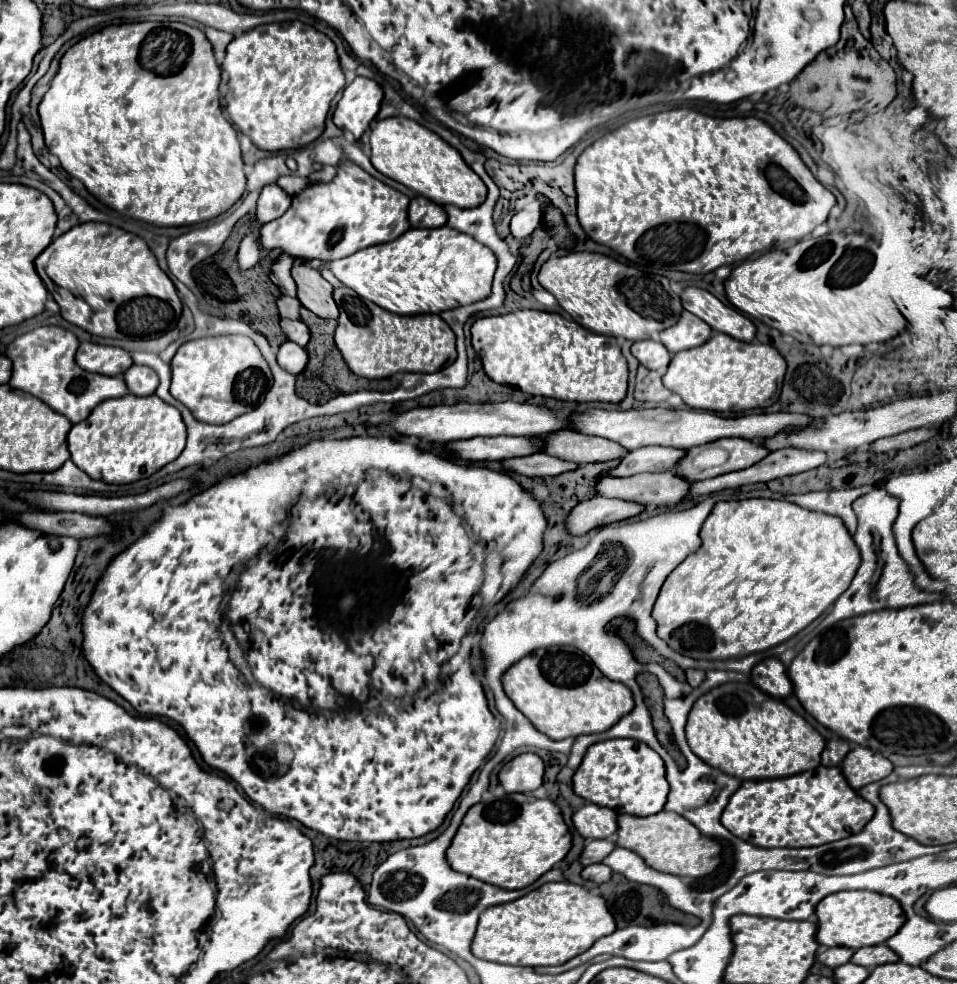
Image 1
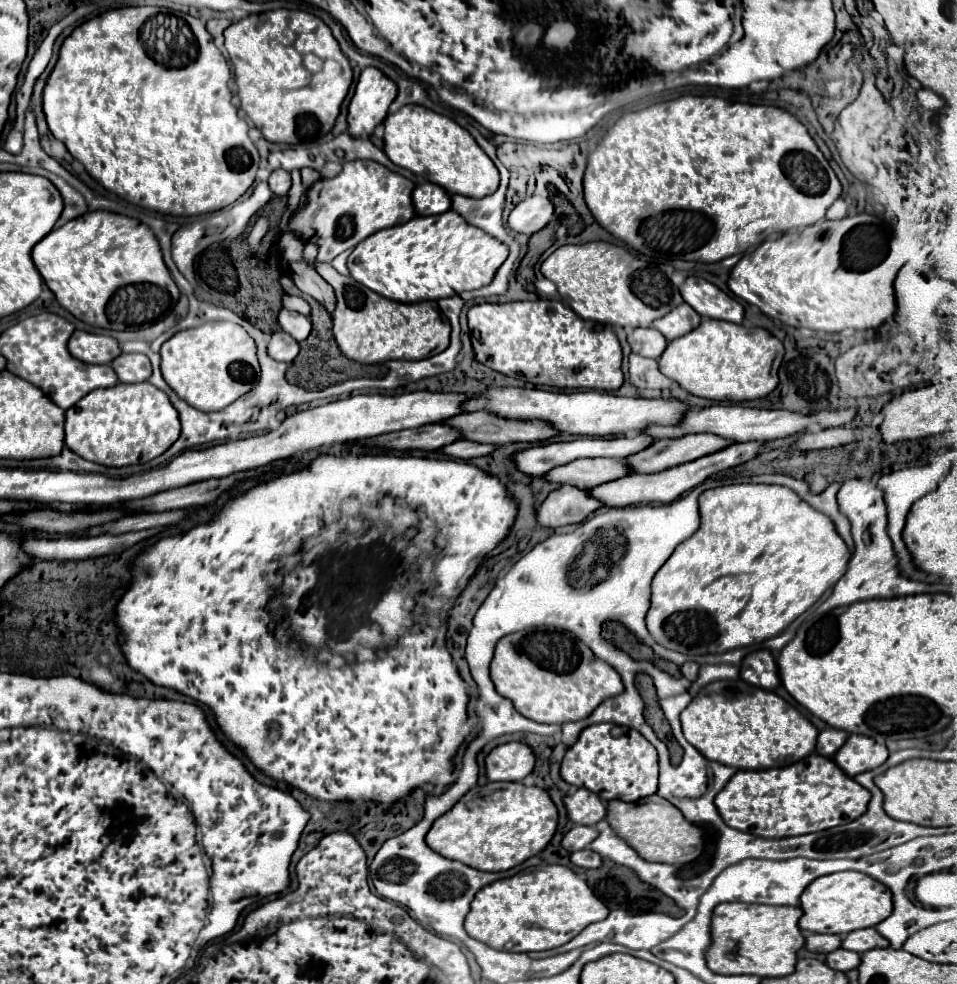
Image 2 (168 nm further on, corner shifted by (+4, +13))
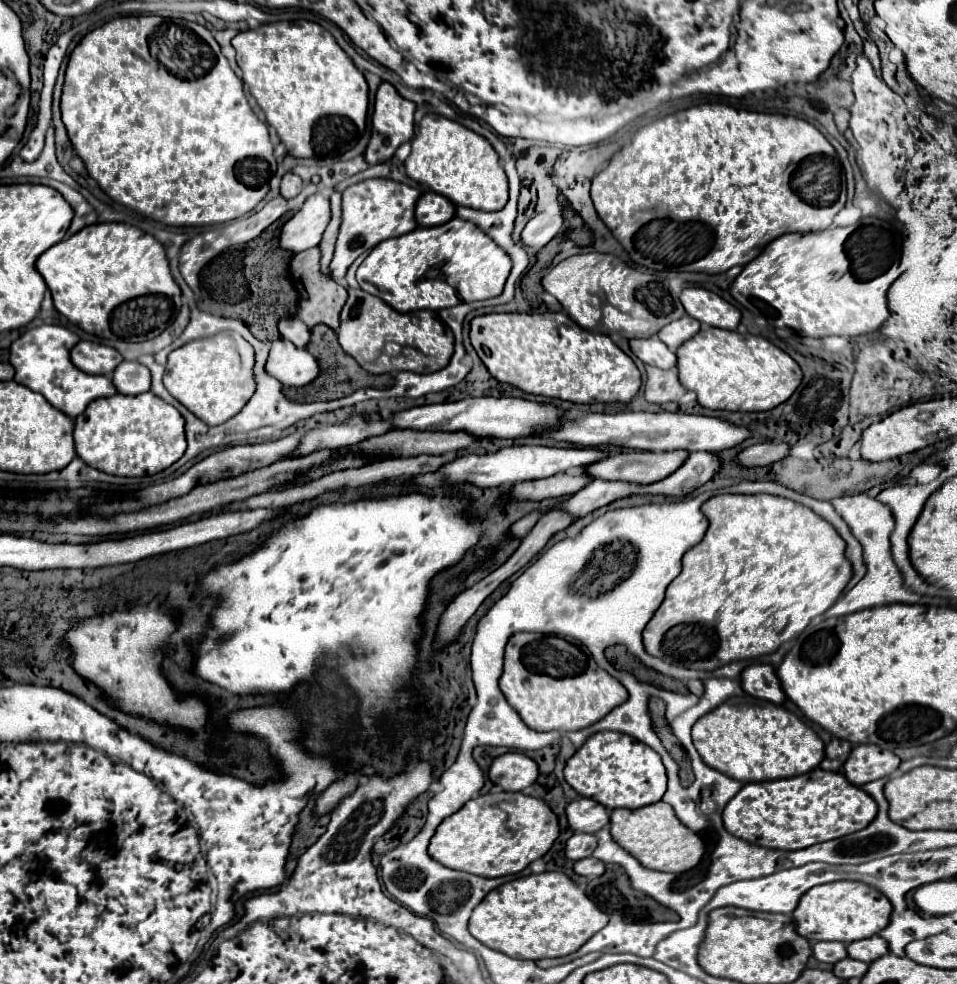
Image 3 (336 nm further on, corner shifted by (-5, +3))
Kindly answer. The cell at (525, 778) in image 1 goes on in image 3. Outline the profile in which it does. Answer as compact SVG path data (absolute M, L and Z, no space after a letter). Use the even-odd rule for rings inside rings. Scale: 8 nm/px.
M523 753L499 755L489 767L491 783L503 787L503 791L521 791L537 779L537 763Z

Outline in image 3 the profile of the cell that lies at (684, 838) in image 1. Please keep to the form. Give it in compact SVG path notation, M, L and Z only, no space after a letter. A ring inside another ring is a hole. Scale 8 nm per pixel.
M657 801L649 807L641 809L613 809L611 811L611 837L617 845L621 845L625 851L629 851L641 865L655 871L673 871L683 873L693 869L703 853L705 845L703 839L687 829L669 809L667 803Z

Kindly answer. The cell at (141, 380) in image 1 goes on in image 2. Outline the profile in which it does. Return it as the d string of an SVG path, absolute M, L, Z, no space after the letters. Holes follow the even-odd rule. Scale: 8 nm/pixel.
M122 353L116 361L112 361L112 367L122 383L148 381L152 373L150 359L140 353Z

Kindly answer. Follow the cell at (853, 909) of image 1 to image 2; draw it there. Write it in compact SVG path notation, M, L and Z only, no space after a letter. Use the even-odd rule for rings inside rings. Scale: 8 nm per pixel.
M844 871L844 873L832 873L818 877L812 881L804 895L800 897L800 907L804 911L800 919L800 927L804 931L812 933L842 933L848 935L856 929L876 927L880 921L884 921L892 913L892 893L888 887L884 887L880 881L856 873L856 871Z

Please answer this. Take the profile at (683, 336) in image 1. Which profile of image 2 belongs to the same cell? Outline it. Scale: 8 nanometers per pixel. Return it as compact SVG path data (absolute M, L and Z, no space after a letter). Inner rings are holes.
M682 303L680 307L672 309L668 315L656 319L652 323L654 329L658 329L668 341L682 337L684 333L690 333L694 327L700 325L700 315L696 315L696 311L692 311L692 307L688 307L688 303Z

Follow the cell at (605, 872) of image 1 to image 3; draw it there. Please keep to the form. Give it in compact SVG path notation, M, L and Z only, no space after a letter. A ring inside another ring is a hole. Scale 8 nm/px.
M585 857L585 859L575 861L573 871L575 871L577 875L585 875L585 877L599 877L599 875L603 875L605 865L603 865L601 861L593 859L593 857Z

